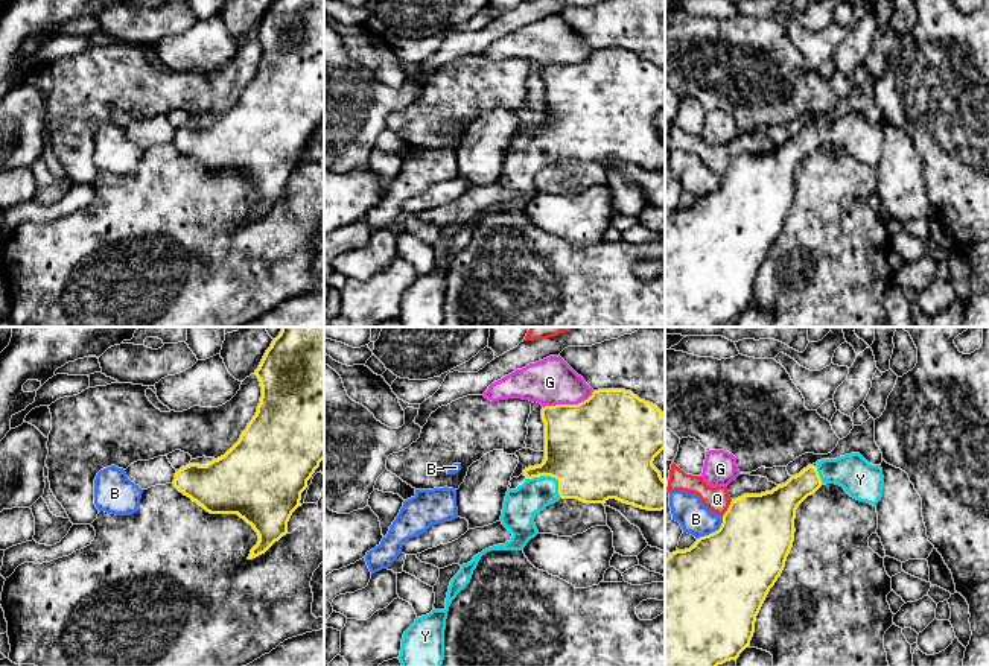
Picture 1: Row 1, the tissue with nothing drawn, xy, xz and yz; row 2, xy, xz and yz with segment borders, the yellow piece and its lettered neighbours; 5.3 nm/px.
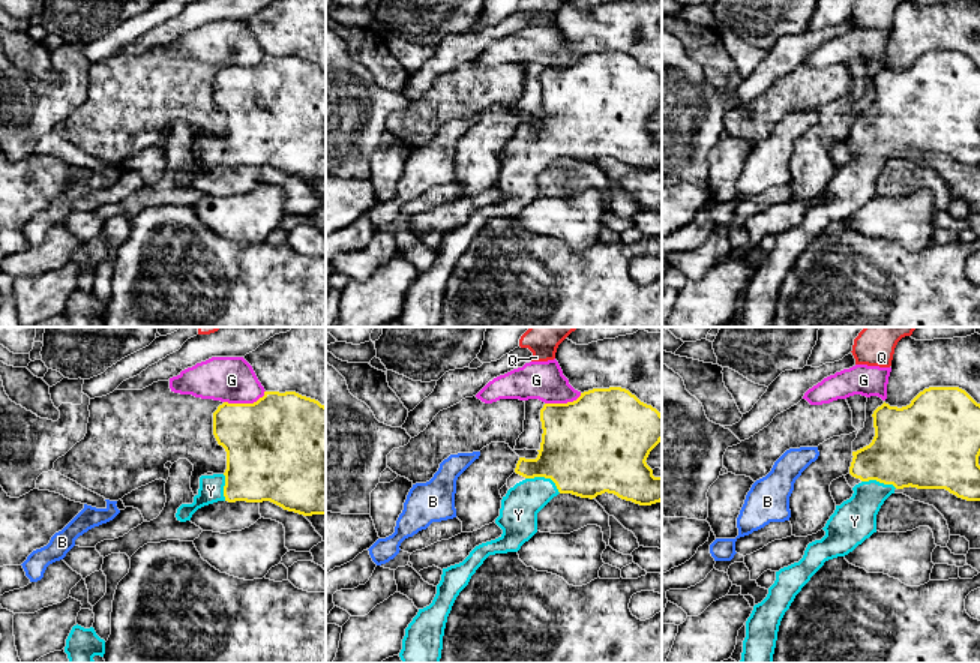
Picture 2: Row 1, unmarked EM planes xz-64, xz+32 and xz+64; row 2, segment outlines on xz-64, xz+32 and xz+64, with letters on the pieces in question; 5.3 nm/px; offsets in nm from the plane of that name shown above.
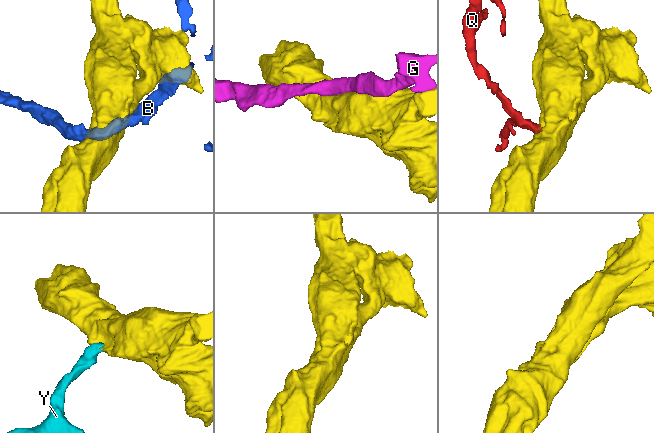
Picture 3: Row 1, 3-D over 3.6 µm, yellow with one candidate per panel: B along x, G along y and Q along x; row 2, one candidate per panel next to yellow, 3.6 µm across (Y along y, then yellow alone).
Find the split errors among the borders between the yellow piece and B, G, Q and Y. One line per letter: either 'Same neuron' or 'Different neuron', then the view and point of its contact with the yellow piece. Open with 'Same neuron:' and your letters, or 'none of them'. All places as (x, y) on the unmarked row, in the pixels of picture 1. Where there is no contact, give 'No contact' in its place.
Same neuron: Y
B: Different neuron. Touches yellow at yz (715, 190)
G: Different neuron. Touches yellow at xz (568, 64)
Q: Different neuron. Touches yellow at yz (728, 168)
Y: Same neuron. Touches yellow at xz (551, 136)

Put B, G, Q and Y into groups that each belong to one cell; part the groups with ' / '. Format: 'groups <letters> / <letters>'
groups B / G / Q / Y

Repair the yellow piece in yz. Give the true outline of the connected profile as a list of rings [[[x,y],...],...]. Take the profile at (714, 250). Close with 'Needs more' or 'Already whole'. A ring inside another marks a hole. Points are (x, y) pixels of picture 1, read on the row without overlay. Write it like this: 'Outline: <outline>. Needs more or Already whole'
Outline: [[[860,113],[817,120],[816,126],[808,125],[771,151],[732,160],[718,190],[697,198],[689,208],[669,213],[665,219],[665,327],[717,327],[736,319],[749,307],[756,275],[793,207],[796,169],[823,143],[840,144],[851,157],[876,166],[882,157],[884,135],[881,123],[872,125]]]. Needs more

